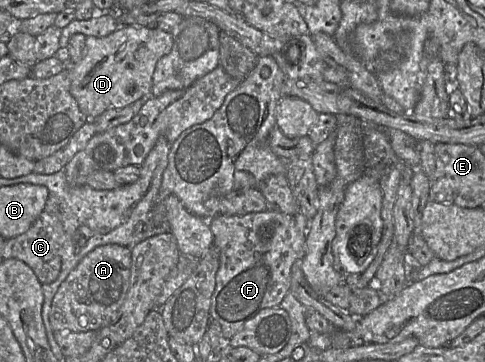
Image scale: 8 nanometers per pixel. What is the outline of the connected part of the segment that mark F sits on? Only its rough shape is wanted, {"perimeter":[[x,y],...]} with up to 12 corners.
{"perimeter":[[211,218],[210,317],[230,340],[280,307],[309,219]]}

